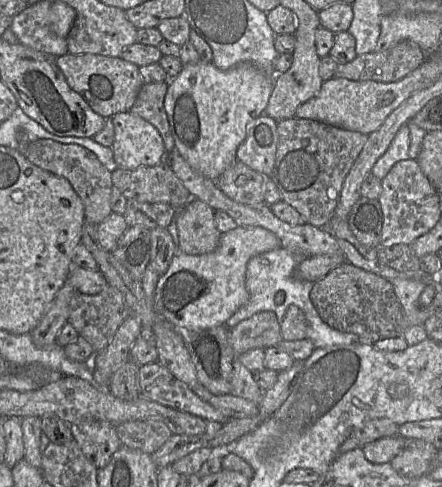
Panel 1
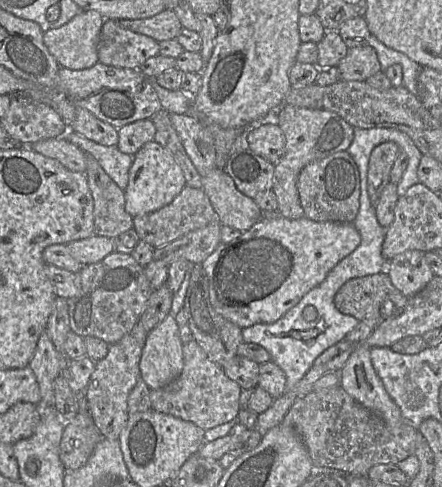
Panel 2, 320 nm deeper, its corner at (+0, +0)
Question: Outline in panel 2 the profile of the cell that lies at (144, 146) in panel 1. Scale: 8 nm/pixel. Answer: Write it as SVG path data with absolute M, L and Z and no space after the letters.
M156 141L146 143L134 156L129 169L129 182L124 190L125 209L131 217L156 211L169 204L186 186L184 174L172 154Z

